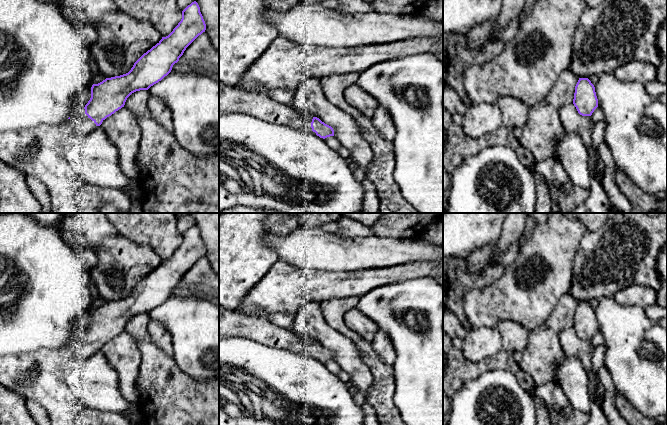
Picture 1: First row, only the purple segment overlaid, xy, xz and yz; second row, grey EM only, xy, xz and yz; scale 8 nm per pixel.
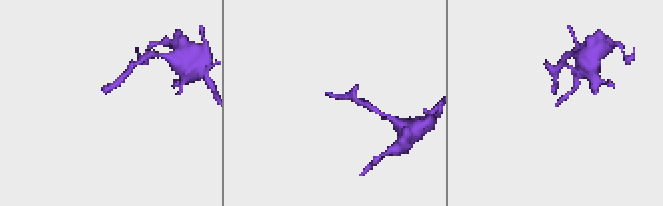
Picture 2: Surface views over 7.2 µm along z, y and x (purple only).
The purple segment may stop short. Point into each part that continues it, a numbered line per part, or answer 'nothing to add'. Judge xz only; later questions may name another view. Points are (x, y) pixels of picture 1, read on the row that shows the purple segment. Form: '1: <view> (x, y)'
1: xz (231, 99)

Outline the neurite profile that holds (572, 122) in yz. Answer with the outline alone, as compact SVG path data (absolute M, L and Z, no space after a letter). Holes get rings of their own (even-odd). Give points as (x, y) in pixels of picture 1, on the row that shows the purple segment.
M573 103L563 105L559 111L560 121L567 133L573 133L581 137L588 149L589 169L592 177L596 176L597 153L592 144L593 124L591 116L582 116L578 113Z

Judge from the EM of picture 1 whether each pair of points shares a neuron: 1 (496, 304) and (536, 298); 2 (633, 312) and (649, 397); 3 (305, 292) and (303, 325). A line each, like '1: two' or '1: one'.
1: one
2: one
3: two

